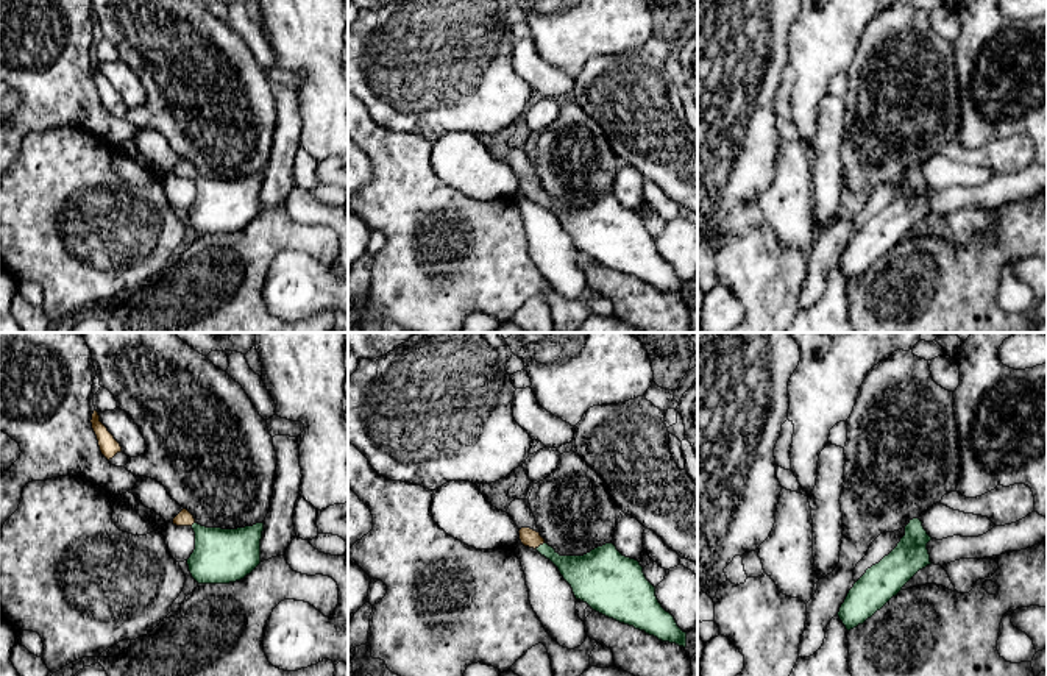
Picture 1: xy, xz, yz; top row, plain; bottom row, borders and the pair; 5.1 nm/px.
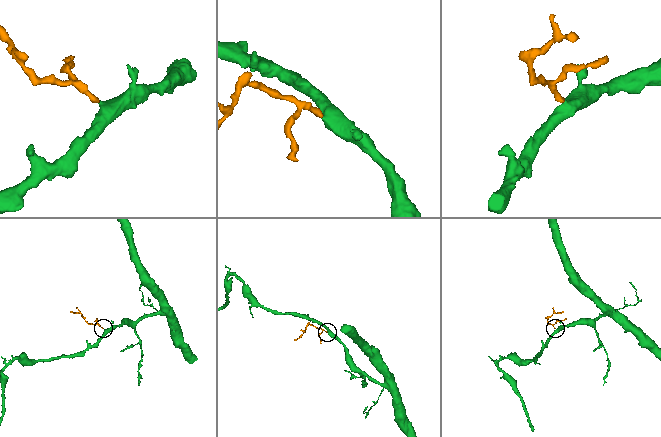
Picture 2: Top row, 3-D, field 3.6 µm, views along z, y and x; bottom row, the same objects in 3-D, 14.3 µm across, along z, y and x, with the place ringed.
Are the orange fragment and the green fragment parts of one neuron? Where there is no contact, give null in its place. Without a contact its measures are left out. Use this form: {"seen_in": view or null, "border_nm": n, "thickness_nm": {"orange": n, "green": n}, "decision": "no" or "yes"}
{"seen_in": "xz", "border_nm": 70, "thickness_nm": {"orange": 90, "green": 170}, "decision": "yes"}

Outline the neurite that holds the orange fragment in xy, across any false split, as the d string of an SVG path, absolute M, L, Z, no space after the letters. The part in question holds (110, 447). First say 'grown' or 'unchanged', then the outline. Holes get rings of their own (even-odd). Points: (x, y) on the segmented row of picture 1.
unchanged; M94 411L91 423L97 436L101 454L108 461L112 459L117 453L122 451L120 443L114 439L114 436L108 431L108 428L100 422L100 415L97 411Z

